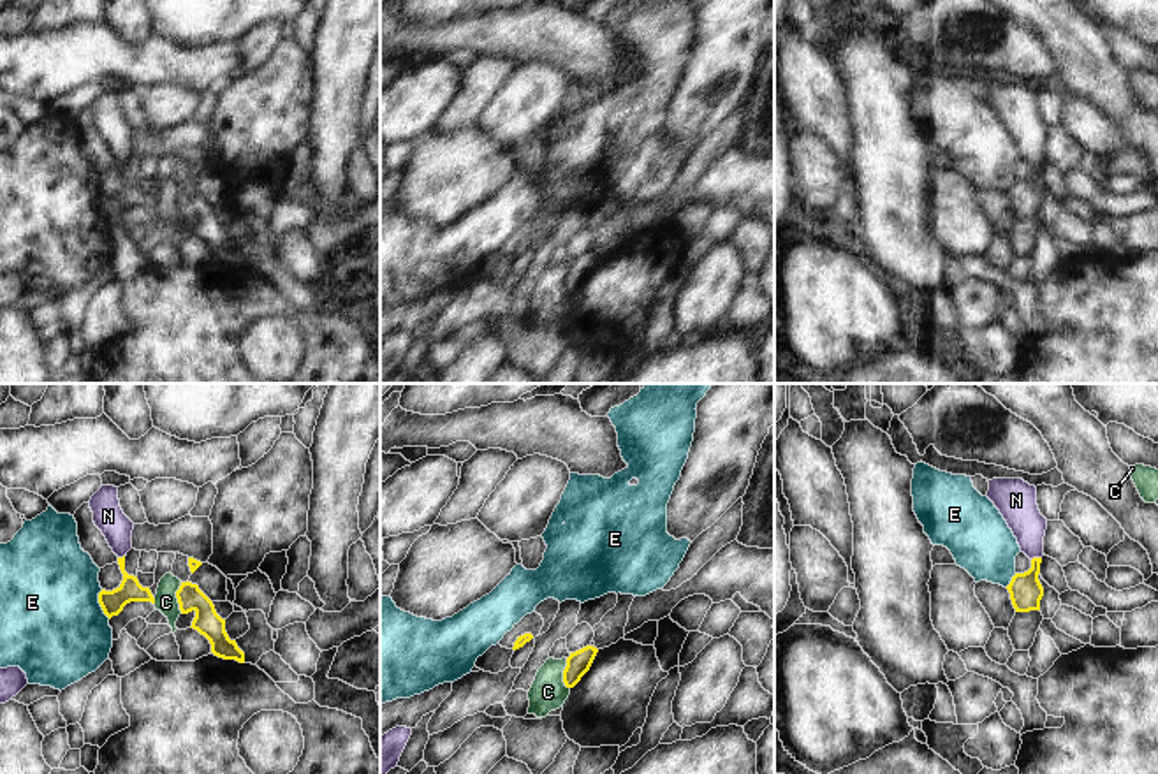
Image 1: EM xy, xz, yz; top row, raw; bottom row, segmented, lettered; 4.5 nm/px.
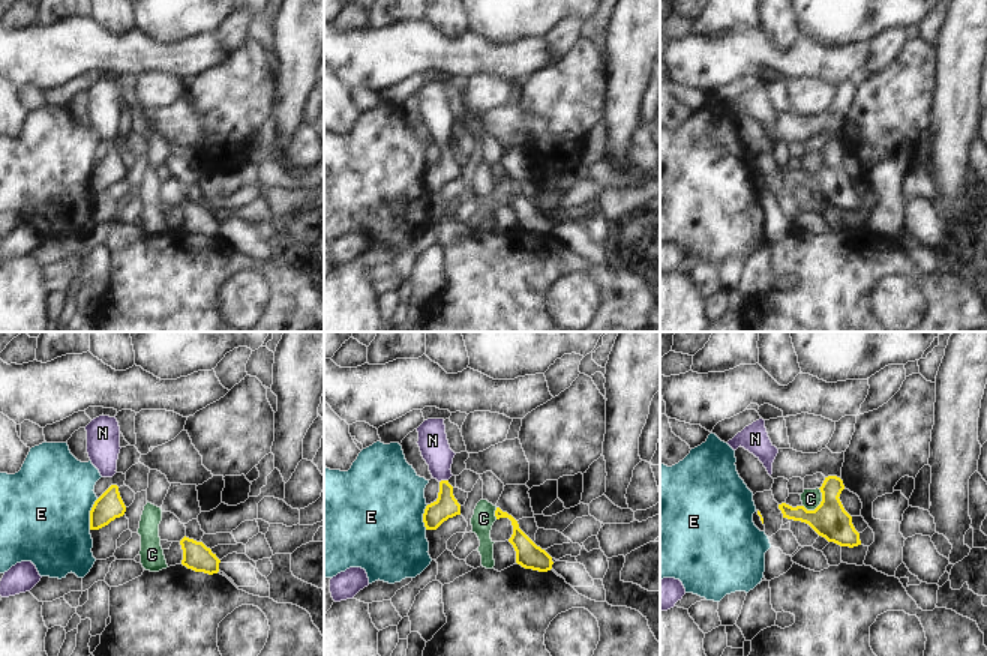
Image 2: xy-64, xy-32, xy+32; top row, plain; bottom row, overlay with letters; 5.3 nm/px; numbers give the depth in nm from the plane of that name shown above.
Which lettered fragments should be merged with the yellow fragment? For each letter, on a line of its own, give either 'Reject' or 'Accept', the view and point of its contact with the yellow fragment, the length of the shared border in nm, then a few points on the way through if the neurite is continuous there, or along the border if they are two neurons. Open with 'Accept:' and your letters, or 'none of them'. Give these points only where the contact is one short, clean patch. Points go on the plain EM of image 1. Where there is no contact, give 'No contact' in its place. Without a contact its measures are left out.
Accept: N
C: Reject. Touches yellow at xz (564, 280). Shared border 140 nm. Boundary: xz (567, 264), (564, 289), (569, 294)
E: Reject. Touches yellow at xy (101, 210). Shared border 140 nm. Boundary: xy (101, 196), (101, 215), (109, 224)
N: Accept. Touches yellow at yz (1035, 164). Shared border 50 nm. Path across: yz (1026, 197), (1035, 175), (1035, 164), (1030, 134), (1019, 115)

